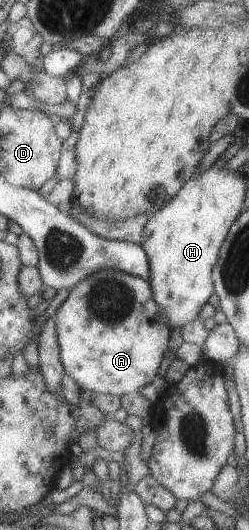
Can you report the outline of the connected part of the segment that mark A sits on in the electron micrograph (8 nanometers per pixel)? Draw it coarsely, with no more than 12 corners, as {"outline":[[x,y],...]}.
{"outline":[[101,268],[55,314],[64,372],[115,397],[151,384],[170,330],[150,283]]}

